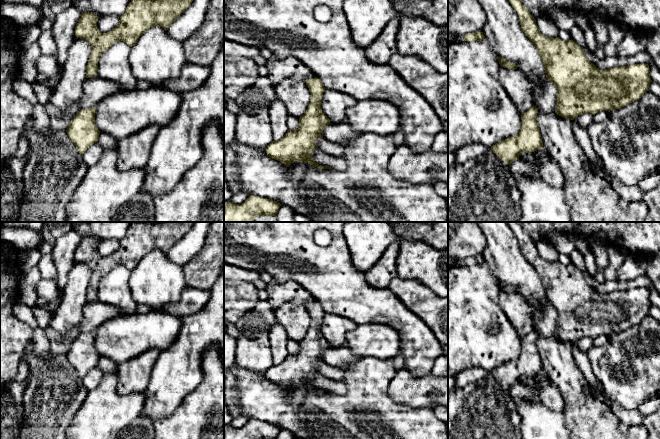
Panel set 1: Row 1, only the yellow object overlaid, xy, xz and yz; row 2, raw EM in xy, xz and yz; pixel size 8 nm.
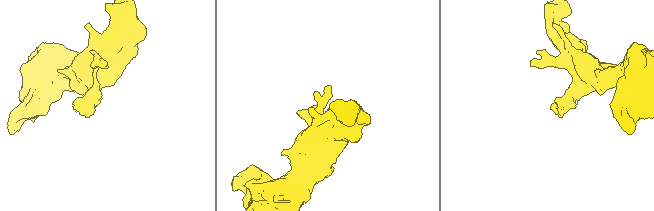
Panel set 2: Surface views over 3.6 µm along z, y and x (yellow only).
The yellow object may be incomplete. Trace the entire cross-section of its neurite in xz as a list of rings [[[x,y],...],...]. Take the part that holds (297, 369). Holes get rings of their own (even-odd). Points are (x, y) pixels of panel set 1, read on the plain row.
[[[315,301],[305,304],[311,317],[311,324],[306,336],[299,342],[297,354],[288,354],[278,365],[272,365],[265,375],[269,381],[278,384],[289,391],[293,386],[306,386],[319,393],[331,393],[316,387],[311,377],[318,372],[317,362],[323,362],[323,353],[330,344],[321,332],[325,311],[322,305]]]

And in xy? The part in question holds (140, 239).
[[[133,222],[118,249],[107,257],[97,252],[98,240],[84,236],[75,251],[75,260],[87,264],[92,271],[86,292],[86,302],[97,300],[98,284],[114,267],[124,265],[134,270],[139,261],[153,250],[168,253],[169,250],[191,229],[193,222],[158,222],[144,224]]]

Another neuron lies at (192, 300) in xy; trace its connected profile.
[[[185,288],[181,294],[179,302],[167,307],[163,312],[183,317],[191,315],[201,310],[210,300],[210,290]]]

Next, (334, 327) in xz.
[[[325,313],[321,332],[331,348],[340,348],[346,345],[345,335],[356,327],[357,324],[350,318]]]

